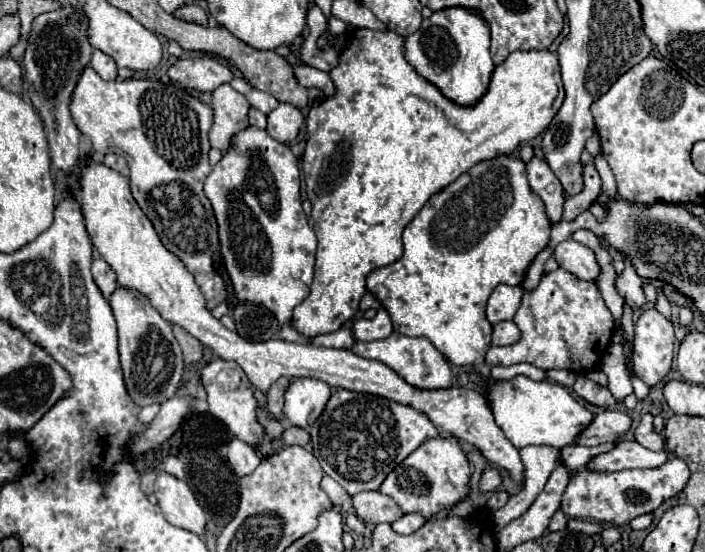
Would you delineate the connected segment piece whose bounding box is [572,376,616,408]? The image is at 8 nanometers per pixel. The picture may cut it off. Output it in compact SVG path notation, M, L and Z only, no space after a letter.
M578 376L578 378L576 378L576 384L572 386L572 390L574 390L582 400L586 400L586 402L590 402L590 404L594 404L594 406L604 406L604 408L608 408L610 404L616 404L614 398L612 398L612 394L608 392L608 388L602 388L602 386L598 386L596 382L592 382L592 380L584 378L584 376Z

